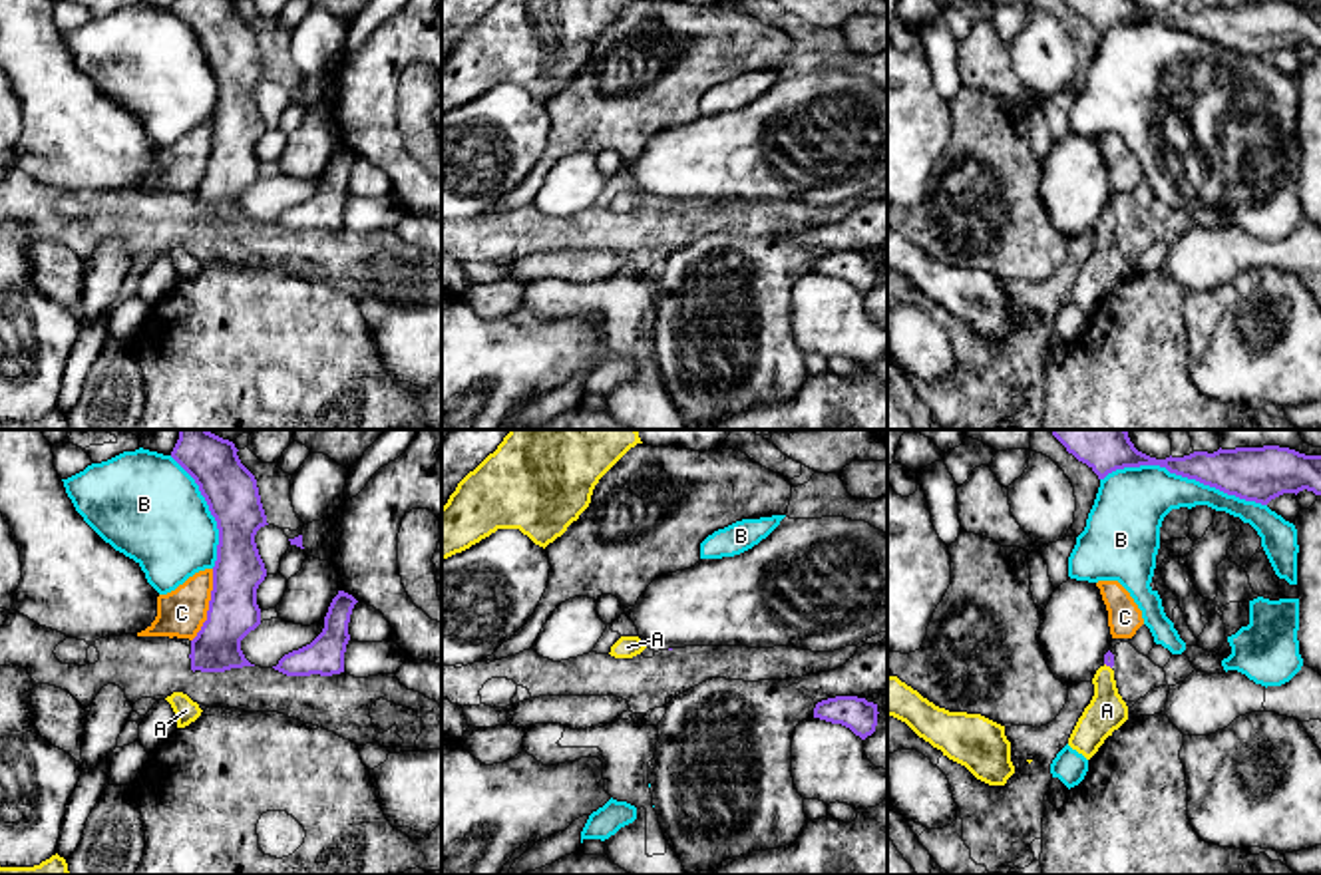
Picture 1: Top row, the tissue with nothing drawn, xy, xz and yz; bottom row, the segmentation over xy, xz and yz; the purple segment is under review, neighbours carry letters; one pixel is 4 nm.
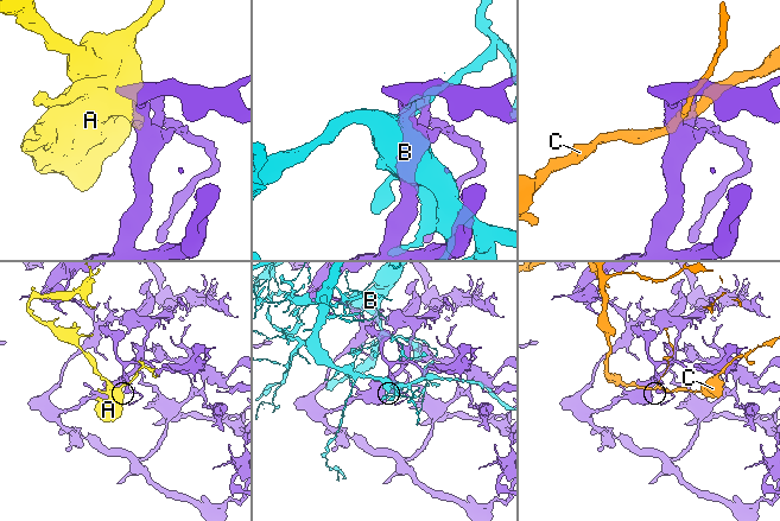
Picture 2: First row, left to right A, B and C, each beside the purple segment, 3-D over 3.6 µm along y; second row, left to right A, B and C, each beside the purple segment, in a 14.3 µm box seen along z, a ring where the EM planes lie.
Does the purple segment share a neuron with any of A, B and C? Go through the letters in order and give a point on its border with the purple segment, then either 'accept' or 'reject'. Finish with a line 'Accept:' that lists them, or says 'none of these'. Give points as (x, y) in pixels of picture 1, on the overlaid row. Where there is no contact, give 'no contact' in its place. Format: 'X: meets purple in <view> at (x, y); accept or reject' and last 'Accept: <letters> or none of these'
A: meets purple in yz at (1109, 665); accept
B: meets purple in yz at (1184, 476); reject
C: meets purple in xy at (209, 605); reject
Accept: A

